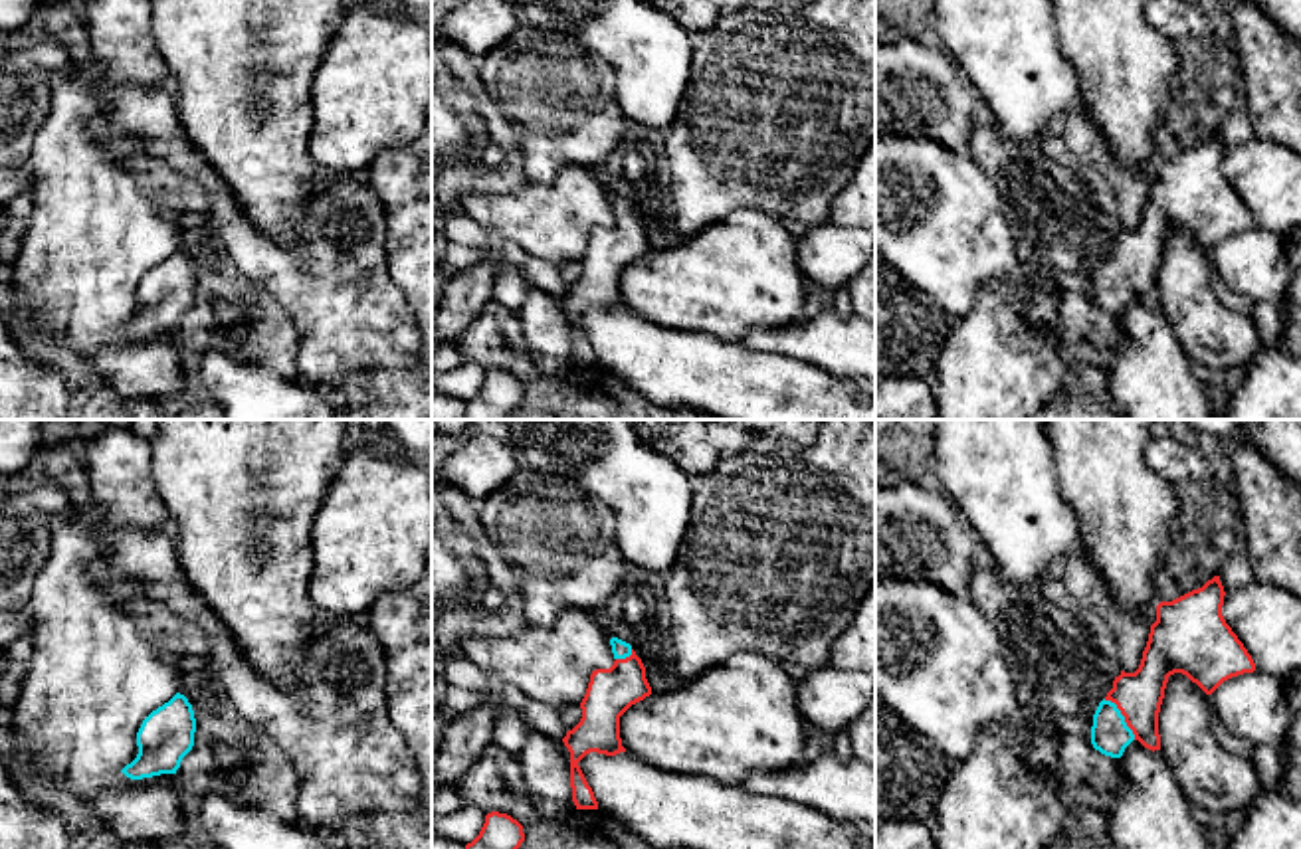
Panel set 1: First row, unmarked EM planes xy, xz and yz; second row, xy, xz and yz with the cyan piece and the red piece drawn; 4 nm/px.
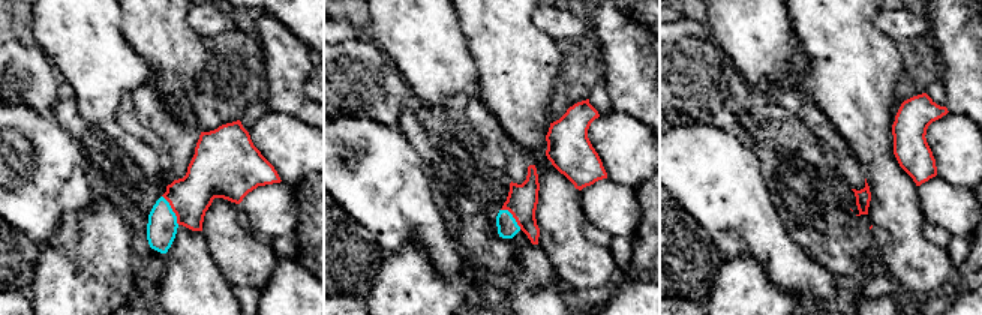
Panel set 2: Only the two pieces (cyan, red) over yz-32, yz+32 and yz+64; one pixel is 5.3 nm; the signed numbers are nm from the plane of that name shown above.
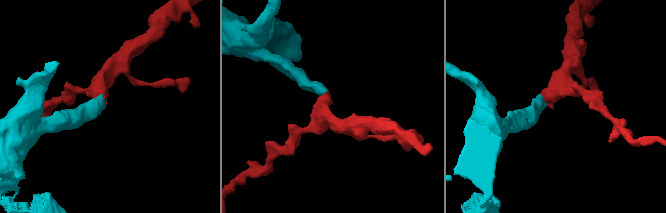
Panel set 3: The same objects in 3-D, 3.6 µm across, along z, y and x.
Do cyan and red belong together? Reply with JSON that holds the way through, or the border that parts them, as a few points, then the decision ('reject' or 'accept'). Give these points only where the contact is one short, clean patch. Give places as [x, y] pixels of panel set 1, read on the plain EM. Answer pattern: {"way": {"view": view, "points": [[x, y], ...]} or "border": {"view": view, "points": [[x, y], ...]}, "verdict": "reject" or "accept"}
{"way": {"view": "yz", "points": [[1109, 291], [1123, 274], [1139, 252]]}, "verdict": "accept"}

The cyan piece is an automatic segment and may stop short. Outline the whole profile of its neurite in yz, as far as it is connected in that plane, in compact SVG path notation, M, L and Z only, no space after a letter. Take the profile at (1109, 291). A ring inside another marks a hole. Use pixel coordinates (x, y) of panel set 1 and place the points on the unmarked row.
M1214 133L1202 144L1156 162L1139 226L1121 228L1093 271L1095 307L1121 315L1133 297L1160 307L1158 269L1174 230L1212 251L1224 237L1255 228L1251 212L1222 172L1224 152L1220 133Z

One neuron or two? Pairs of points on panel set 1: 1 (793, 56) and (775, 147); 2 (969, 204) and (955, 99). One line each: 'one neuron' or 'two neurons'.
1: one neuron
2: two neurons

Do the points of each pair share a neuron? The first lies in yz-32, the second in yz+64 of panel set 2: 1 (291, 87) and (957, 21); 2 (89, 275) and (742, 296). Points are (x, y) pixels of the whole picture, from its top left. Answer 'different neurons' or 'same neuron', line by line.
1: same neuron
2: same neuron

